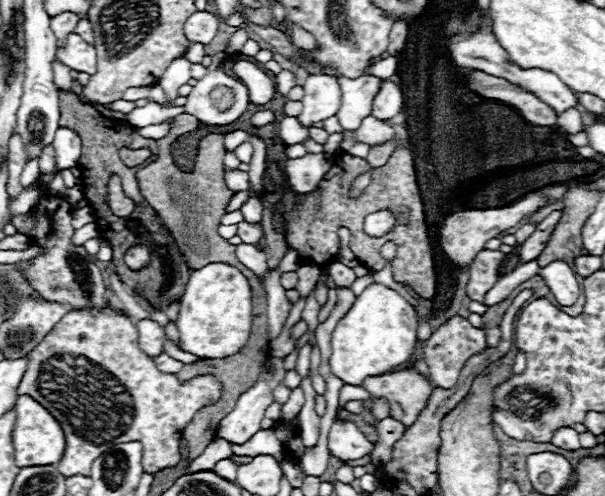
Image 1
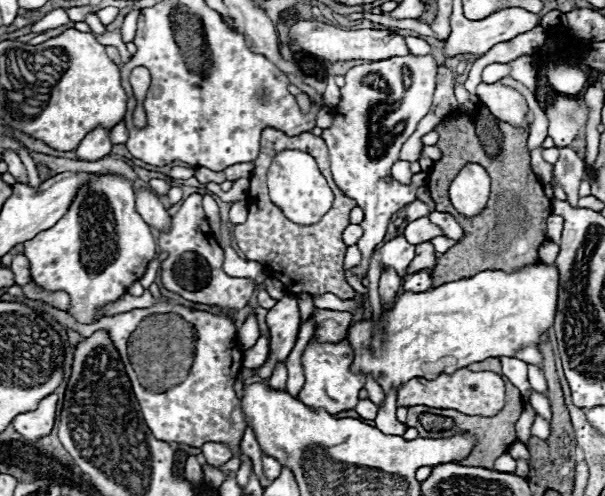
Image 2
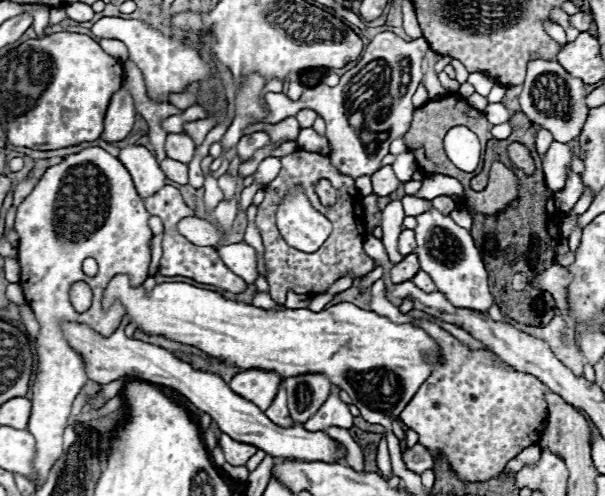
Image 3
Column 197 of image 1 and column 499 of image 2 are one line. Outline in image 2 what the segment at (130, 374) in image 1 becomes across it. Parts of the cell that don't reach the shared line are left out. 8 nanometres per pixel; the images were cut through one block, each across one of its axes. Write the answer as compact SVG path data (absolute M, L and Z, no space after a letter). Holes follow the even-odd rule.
M468 368L456 370L450 374L440 374L434 380L416 378L404 384L404 388L398 390L398 408L410 408L410 406L430 406L430 408L444 408L444 410L458 410L466 416L496 416L506 404L504 398L504 382L494 372L472 372Z

